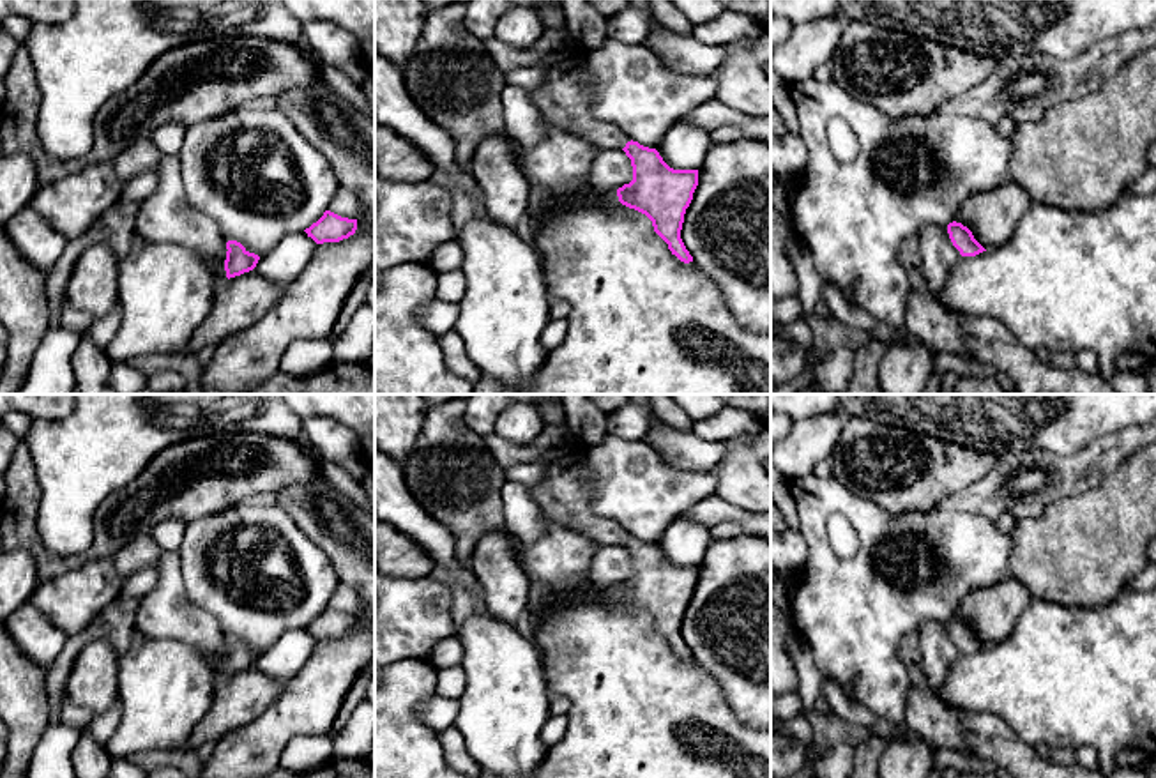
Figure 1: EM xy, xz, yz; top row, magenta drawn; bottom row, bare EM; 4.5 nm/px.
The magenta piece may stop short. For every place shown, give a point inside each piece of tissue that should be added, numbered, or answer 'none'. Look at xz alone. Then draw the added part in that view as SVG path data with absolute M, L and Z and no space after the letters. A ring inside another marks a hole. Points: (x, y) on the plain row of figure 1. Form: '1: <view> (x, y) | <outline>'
1: xz (564, 495) | M574 453L562 454L550 463L544 481L530 490L543 513L597 545L624 545L627 534L613 520L601 518L590 511L592 486L583 463Z

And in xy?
1: xy (220, 672) | M203 654L203 656L209 661L209 665L212 667L212 670L214 670L214 683L216 683L216 686L223 684L228 679L224 660L217 667L210 656L207 656L207 654Z

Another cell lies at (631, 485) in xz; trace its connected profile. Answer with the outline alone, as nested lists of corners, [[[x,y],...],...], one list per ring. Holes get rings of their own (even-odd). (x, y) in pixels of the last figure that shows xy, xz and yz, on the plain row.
[[[608,433],[599,444],[576,444],[573,453],[592,486],[590,511],[649,545],[658,545],[681,513],[718,490],[714,472],[668,467],[645,440]]]

